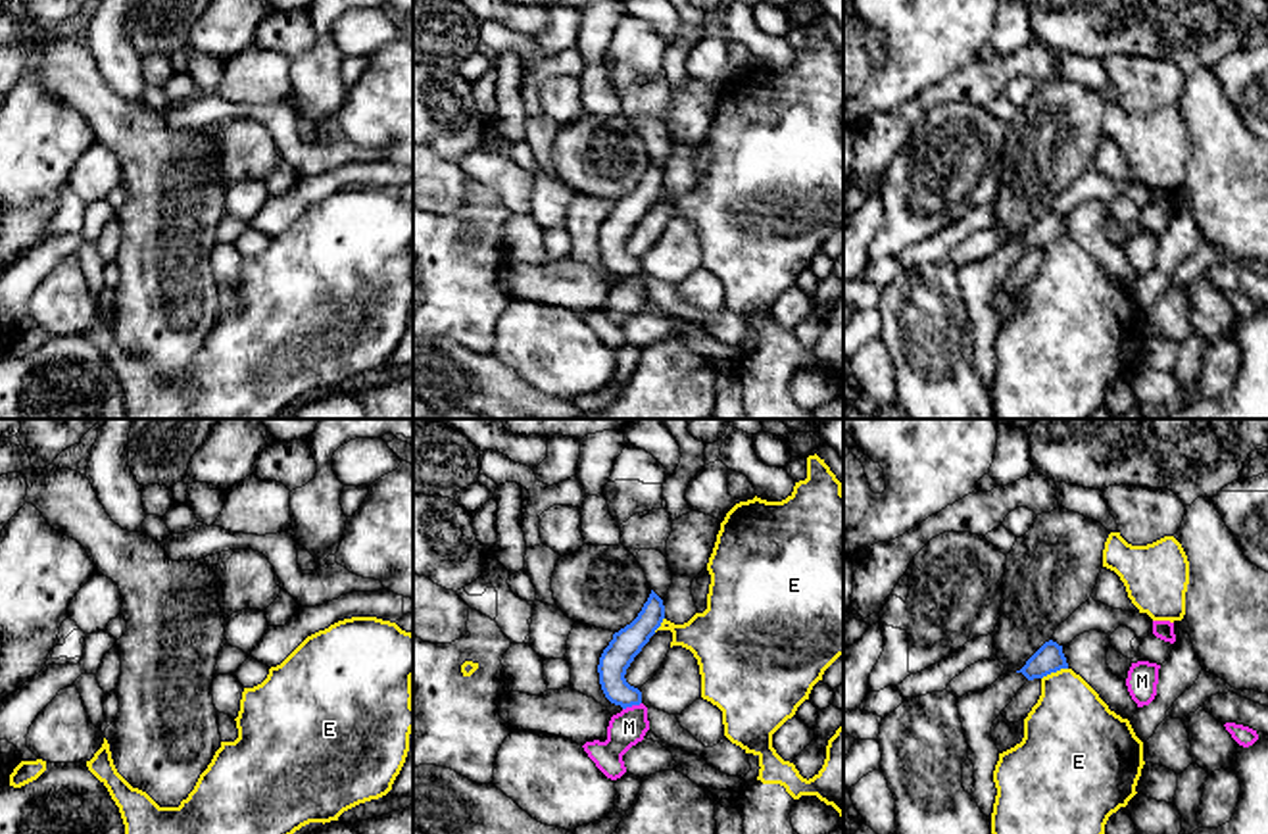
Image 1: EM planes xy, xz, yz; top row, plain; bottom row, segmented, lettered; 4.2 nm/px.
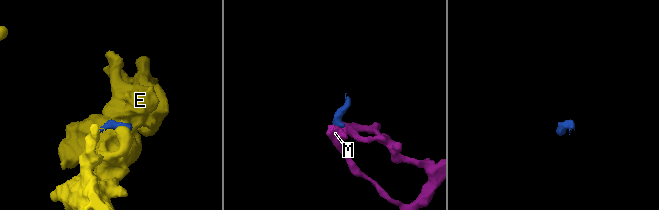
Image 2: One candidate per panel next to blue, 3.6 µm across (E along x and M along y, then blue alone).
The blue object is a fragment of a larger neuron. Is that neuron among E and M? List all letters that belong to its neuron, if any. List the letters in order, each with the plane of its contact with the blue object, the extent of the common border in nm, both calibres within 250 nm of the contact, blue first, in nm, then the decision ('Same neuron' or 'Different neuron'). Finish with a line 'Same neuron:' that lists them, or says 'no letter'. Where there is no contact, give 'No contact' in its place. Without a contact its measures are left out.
E: Touches blue in yz. Shared border 120 nm. Thickness 120 nm (blue) against 360 nm. Different neuron
M: Touches blue in xz. Shared border 90 nm. Thickness 120 nm (blue) against 150 nm. Different neuron
Same neuron: no letter

